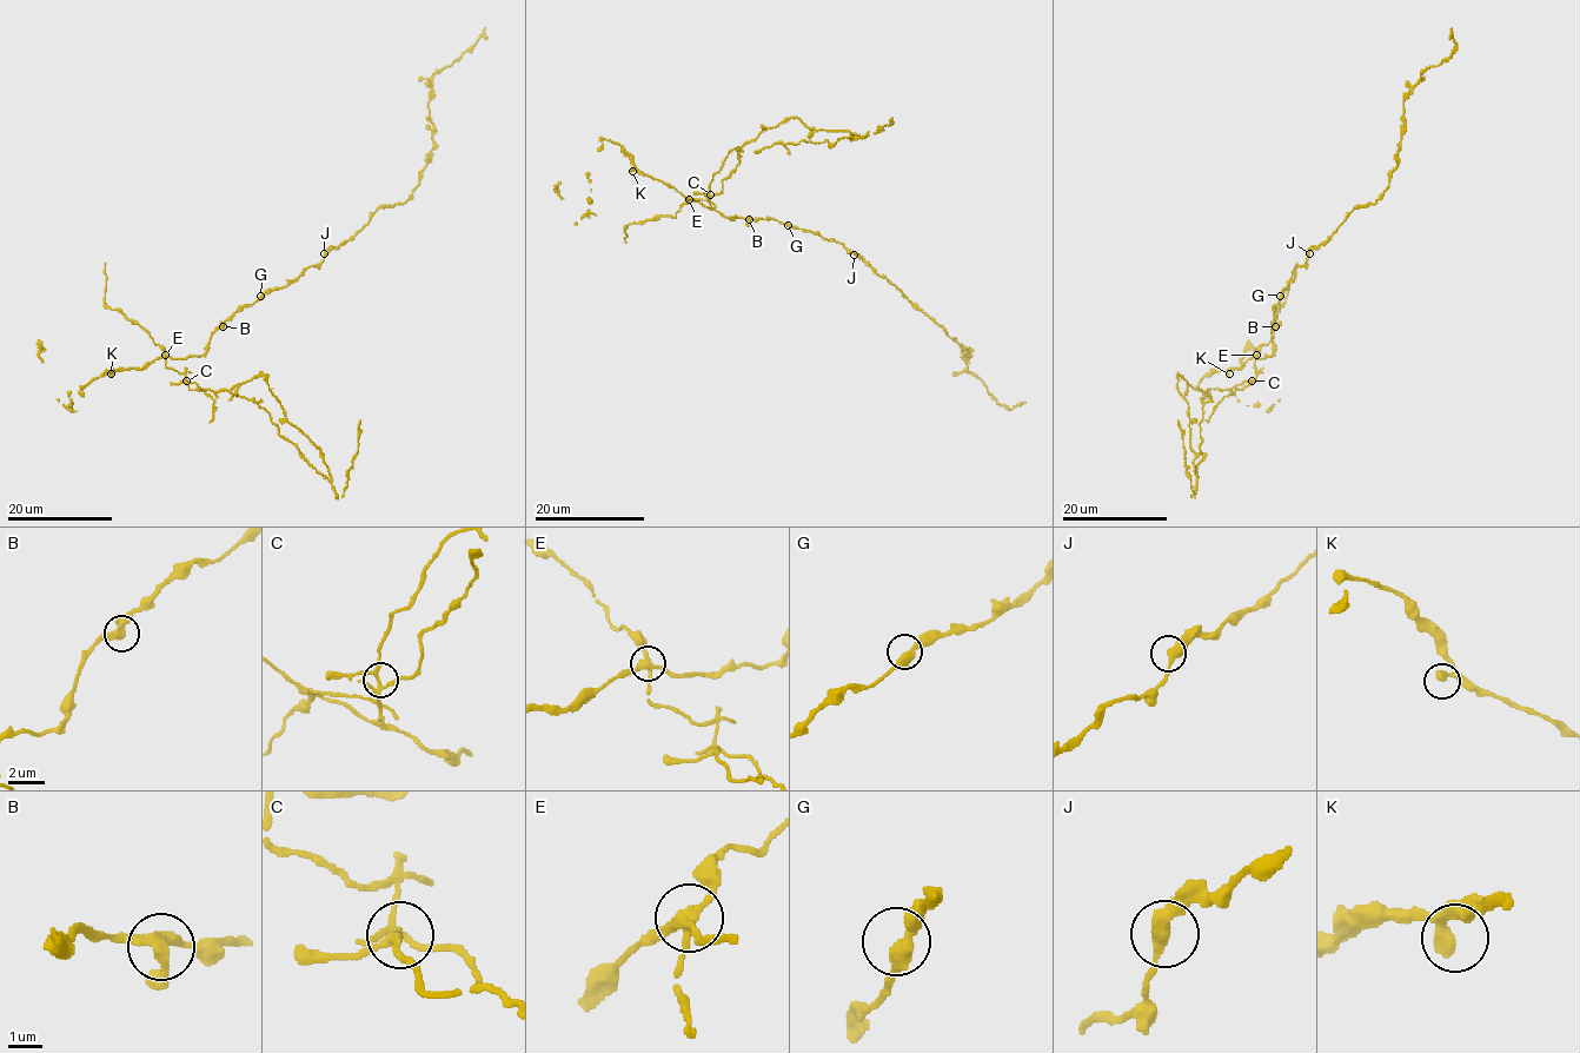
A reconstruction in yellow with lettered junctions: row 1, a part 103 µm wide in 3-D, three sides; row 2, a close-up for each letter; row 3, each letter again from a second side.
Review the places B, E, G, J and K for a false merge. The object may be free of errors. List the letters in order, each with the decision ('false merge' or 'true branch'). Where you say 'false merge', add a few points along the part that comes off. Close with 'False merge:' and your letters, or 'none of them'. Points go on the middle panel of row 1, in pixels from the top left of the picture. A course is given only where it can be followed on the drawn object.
B: true branch
E: false merge; foreign part runs (688, 200), (709, 202), (709, 185), (732, 151), (791, 118), (809, 128), (861, 137), (754, 152)
G: true branch
J: true branch
K: true branch
False merge: E

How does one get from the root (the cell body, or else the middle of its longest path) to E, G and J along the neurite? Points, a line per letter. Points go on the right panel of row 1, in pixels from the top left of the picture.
E: (1273, 335), (1273, 355), (1265, 358), (1256, 356)
G: (1273, 335), (1275, 305), (1280, 296)
J: (1273, 335), (1275, 305), (1309, 253)

